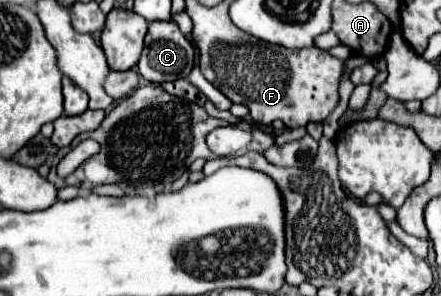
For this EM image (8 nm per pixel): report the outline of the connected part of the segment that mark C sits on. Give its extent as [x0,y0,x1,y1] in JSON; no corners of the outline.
[139,21,195,83]

